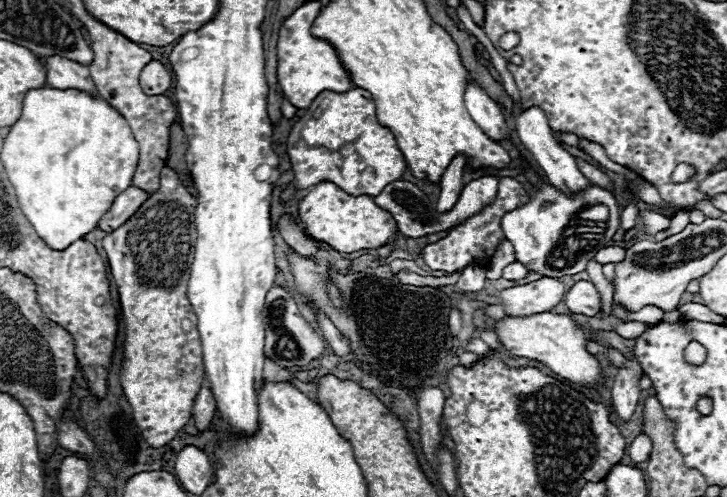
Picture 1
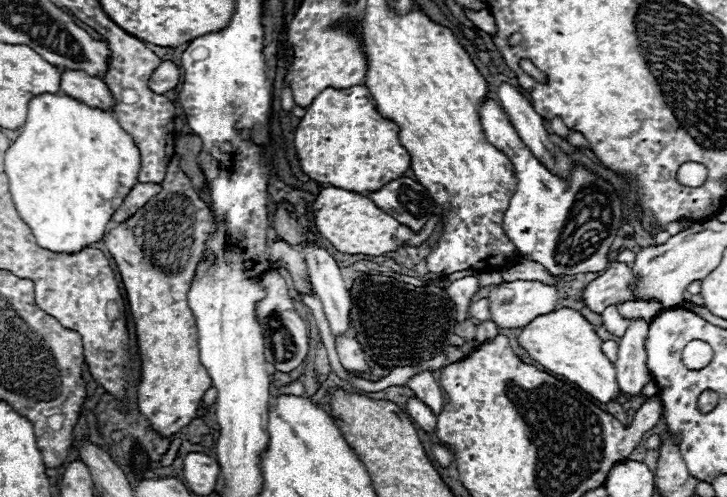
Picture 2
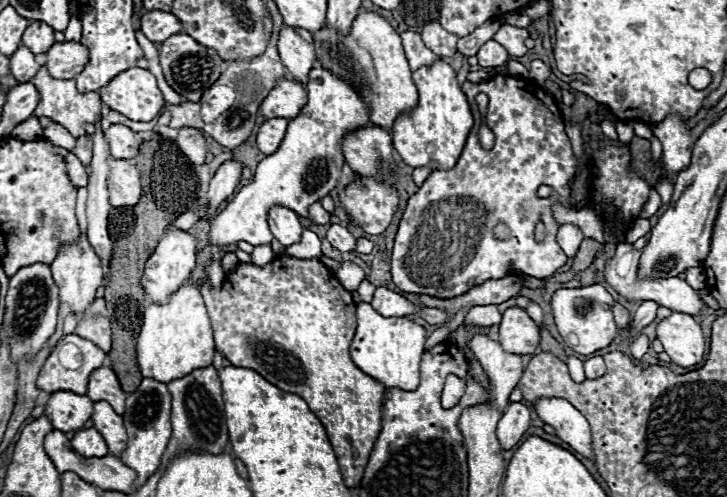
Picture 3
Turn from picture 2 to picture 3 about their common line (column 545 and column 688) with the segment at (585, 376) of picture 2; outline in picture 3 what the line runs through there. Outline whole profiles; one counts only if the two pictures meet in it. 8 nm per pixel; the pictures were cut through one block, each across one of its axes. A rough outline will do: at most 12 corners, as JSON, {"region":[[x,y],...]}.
{"region":[[674,312],[656,336],[674,364],[702,362],[706,340],[700,324]]}

